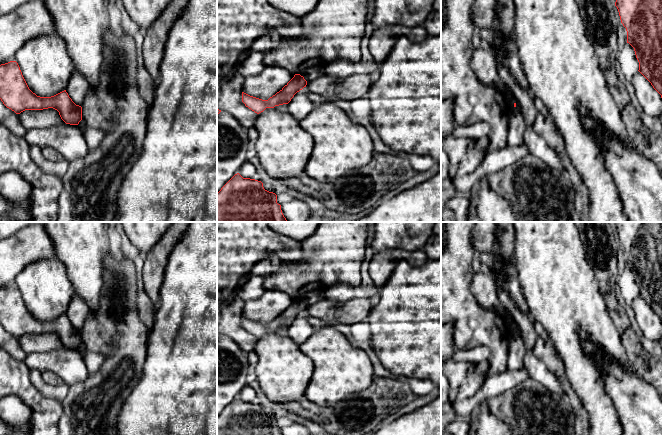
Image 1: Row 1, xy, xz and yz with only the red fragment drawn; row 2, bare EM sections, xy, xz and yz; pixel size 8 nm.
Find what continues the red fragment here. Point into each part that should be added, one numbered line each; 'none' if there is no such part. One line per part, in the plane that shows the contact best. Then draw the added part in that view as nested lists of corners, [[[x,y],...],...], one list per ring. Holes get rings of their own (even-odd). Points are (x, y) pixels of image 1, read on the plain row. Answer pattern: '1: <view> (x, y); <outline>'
none

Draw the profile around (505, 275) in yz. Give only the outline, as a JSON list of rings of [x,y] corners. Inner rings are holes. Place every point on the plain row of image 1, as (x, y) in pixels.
[[[476,252],[476,255],[480,259],[483,269],[492,275],[496,286],[501,287],[513,300],[516,307],[529,316],[538,338],[554,347],[546,329],[531,315],[516,267],[510,262],[499,261],[493,252]]]

